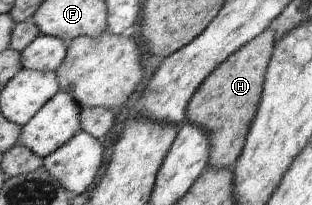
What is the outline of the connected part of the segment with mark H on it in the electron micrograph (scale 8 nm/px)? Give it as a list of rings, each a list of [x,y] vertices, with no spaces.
[[[271,26],[223,60],[189,100],[184,122],[202,127],[209,136],[211,145],[208,167],[232,169],[240,156],[261,99],[275,40],[274,27]]]

